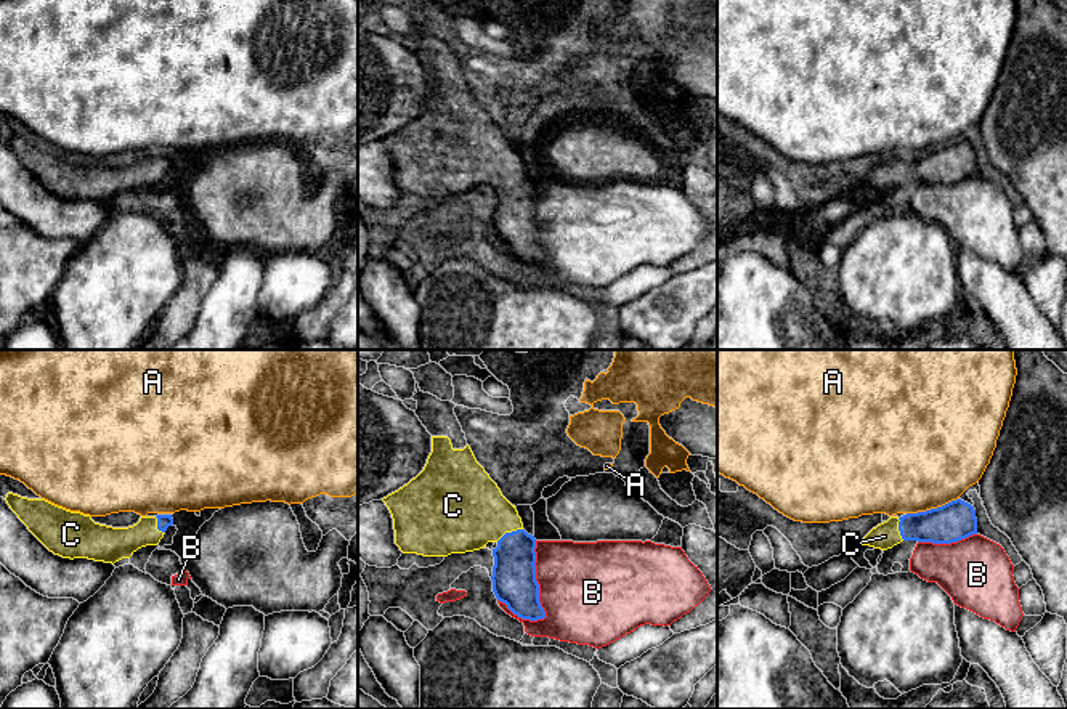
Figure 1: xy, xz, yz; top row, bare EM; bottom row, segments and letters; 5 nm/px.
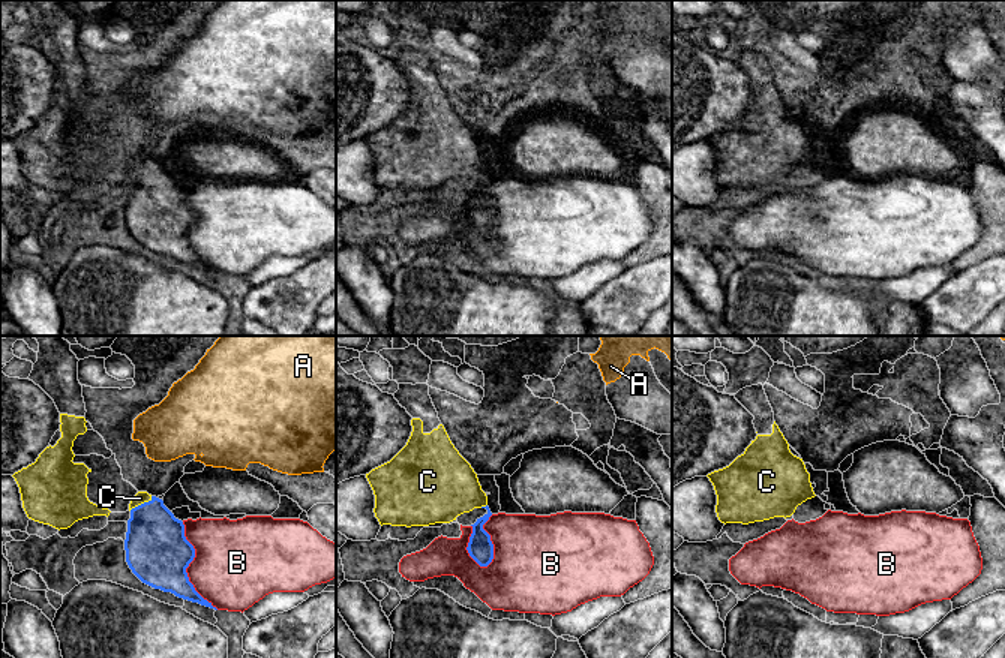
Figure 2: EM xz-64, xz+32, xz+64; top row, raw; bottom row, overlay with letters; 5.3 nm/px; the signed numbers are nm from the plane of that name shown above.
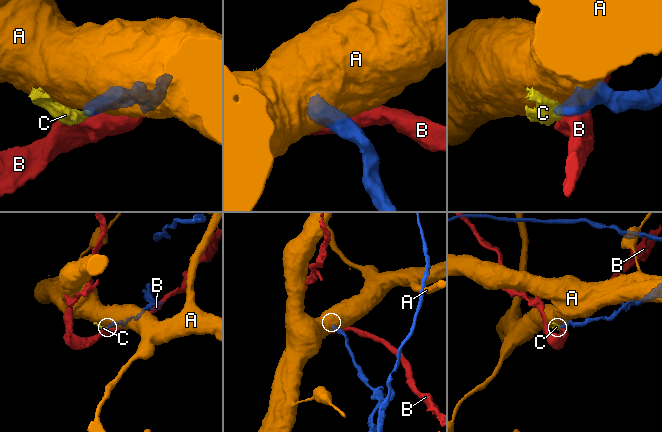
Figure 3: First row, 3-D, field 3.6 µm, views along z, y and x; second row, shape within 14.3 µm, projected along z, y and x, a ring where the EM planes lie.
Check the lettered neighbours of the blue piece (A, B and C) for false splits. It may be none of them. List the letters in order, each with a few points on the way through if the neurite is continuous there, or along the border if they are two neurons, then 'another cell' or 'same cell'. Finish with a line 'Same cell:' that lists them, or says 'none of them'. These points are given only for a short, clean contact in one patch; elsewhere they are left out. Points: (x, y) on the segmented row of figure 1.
A: another cell
B: another cell
C: across xz (514, 575), (514, 542), (509, 533), (496, 520), (466, 509) | same cell
Same cell: C

